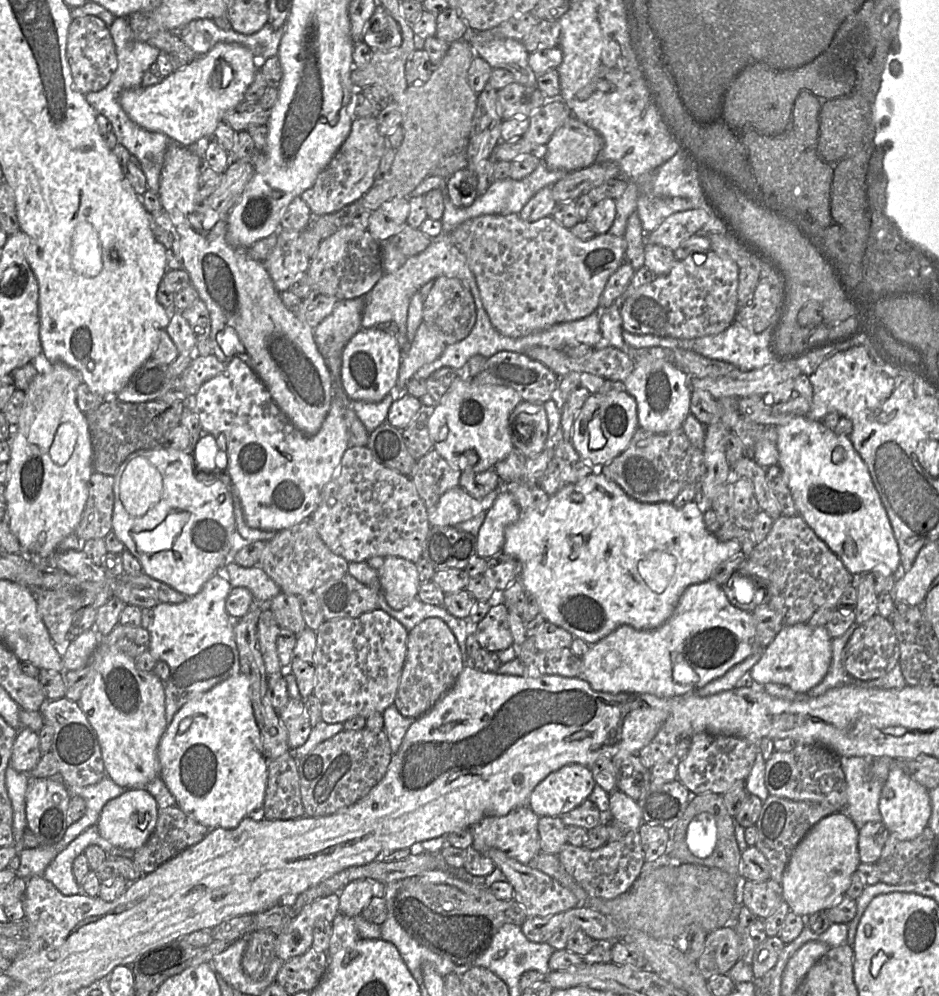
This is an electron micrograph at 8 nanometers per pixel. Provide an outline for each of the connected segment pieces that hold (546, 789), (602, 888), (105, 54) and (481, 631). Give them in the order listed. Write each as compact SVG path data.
M565 765L550 773L533 789L527 806L539 818L561 817L588 800L595 785L589 767Z
M631 830L619 841L609 842L595 850L565 844L557 857L566 871L590 896L605 900L612 900L627 893L641 876L645 864L638 833Z
M86 15L73 19L67 39L67 61L74 85L83 95L102 90L117 69L116 48L106 24L96 16Z
M499 599L492 602L487 615L473 627L481 648L490 652L500 652L513 645L513 636L508 622L508 608Z

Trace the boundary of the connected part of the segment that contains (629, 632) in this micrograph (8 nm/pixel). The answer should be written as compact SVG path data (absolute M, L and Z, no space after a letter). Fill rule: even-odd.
M707 580L687 587L673 614L657 629L645 631L623 625L606 638L591 645L582 657L582 678L597 692L646 693L659 698L679 697L693 693L710 681L723 676L732 667L759 650L761 646L752 612L731 605L722 587Z

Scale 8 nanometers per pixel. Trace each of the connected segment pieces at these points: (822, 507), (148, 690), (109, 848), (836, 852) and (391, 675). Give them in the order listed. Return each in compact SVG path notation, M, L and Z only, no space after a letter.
M798 416L776 427L778 466L788 478L798 515L841 560L853 575L867 574L874 569L886 569L894 574L900 554L887 512L873 484L867 465L854 449L849 437L836 435L821 422Z
M122 652L109 653L77 702L97 737L106 776L127 789L144 788L160 777L158 747L167 728L165 691L164 681L153 671L138 670L135 659Z
M96 825L91 826L64 850L62 850L46 867L43 877L66 896L80 894L81 886L76 882L72 865L77 856L83 854L90 845L98 845L108 856L125 857L133 860L135 850L126 850L116 847L102 838Z
M836 812L815 824L793 851L784 870L781 889L782 898L791 912L802 918L833 907L845 896L851 877L857 871L860 857L858 851L859 829L846 812Z
M381 609L364 613L355 619L326 620L317 631L314 663L316 685L314 696L321 705L322 721L326 724L345 723L356 716L367 719L394 705L407 652L408 631Z

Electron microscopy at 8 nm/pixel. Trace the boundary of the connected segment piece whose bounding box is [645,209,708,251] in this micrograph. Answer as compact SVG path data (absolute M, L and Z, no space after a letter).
M702 209L675 213L653 232L645 235L645 244L656 244L674 251L697 234L707 221L708 216Z

